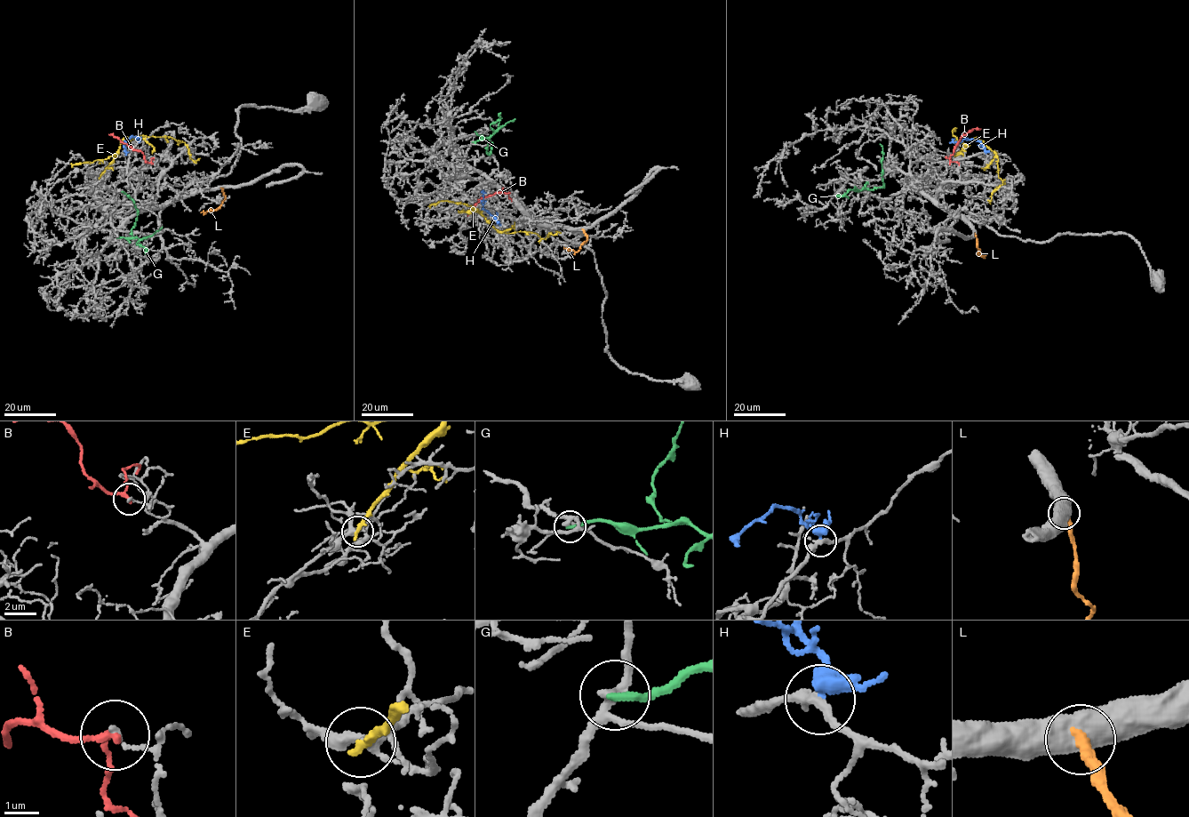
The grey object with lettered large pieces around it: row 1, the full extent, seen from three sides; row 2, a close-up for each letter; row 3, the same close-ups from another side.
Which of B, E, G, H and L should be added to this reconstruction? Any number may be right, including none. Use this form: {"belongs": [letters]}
{"belongs": []}

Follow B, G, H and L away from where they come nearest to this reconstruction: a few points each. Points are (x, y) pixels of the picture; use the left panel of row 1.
B: (152, 164), (146, 160), (140, 150), (132, 149), (114, 134), (108, 134)
G: (117, 237), (133, 237), (131, 229), (138, 216), (134, 201), (122, 191)
H: (139, 141), (133, 137), (126, 140), (123, 146), (126, 148), (124, 155)
L: (221, 188), (225, 196), (221, 204), (217, 209), (201, 212)

